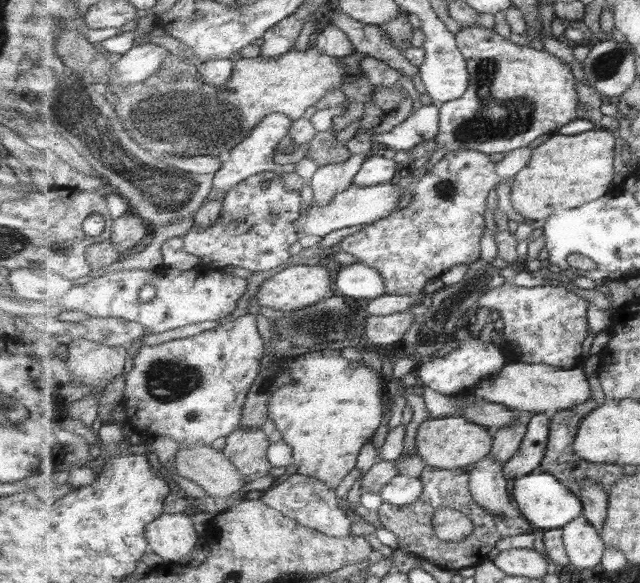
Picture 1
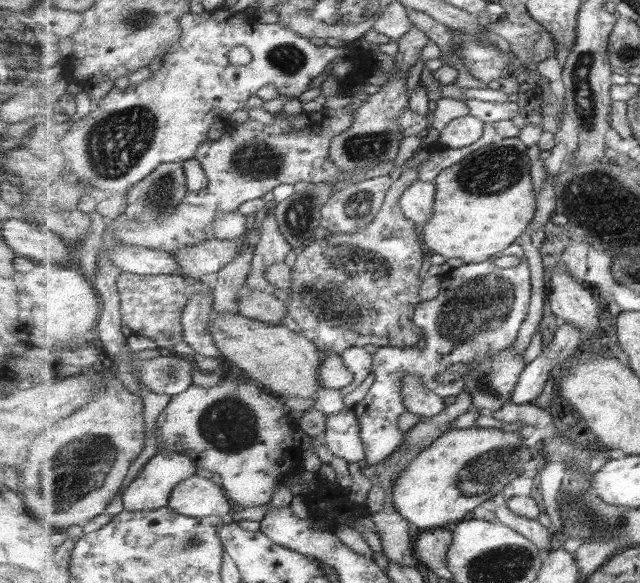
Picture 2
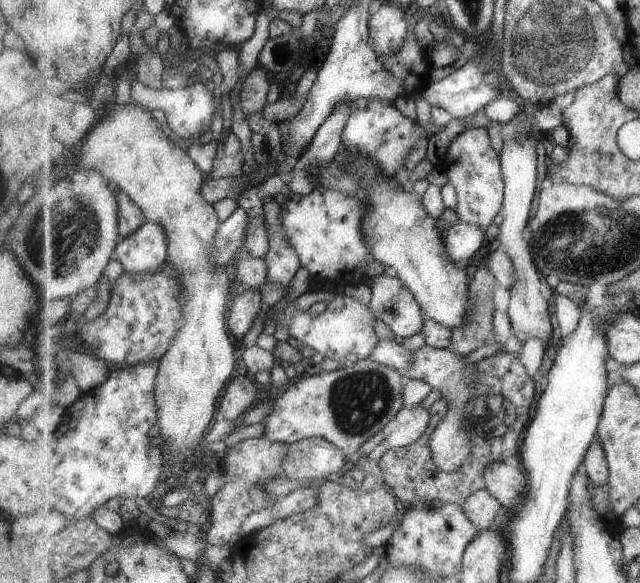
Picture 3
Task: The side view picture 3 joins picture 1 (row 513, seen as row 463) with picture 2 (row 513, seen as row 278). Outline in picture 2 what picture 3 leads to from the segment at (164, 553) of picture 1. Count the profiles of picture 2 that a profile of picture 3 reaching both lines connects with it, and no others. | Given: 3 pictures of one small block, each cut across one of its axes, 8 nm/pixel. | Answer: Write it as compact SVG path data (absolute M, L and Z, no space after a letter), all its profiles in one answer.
M195 475L174 488L169 507L191 518L208 518L227 516L232 505L223 487Z

